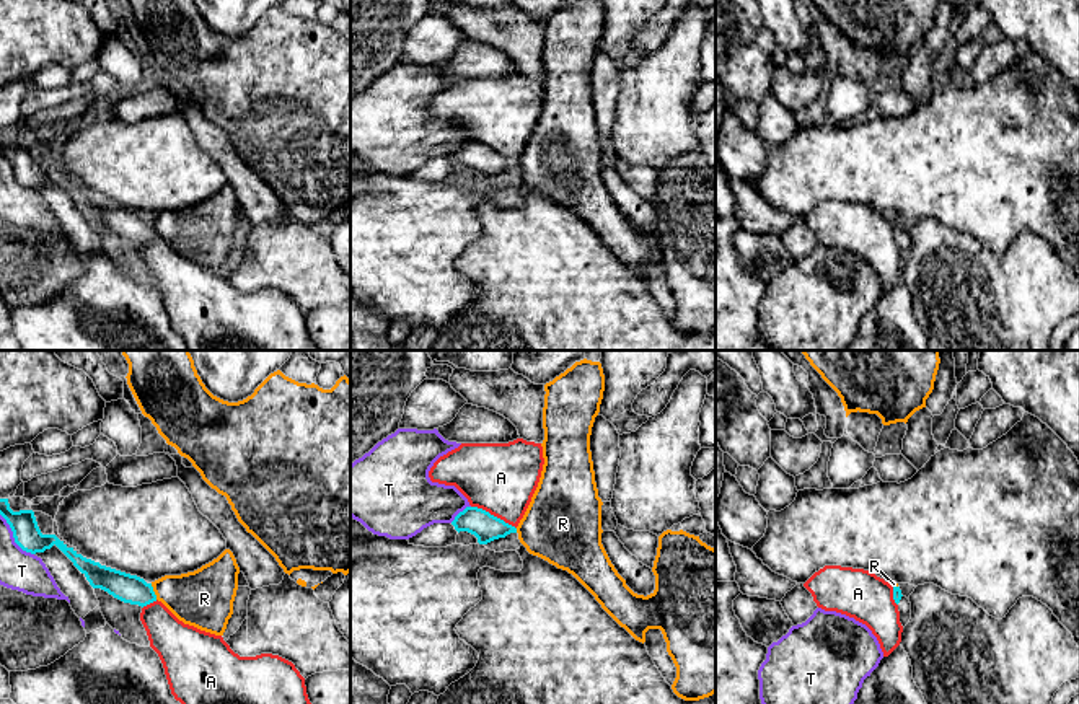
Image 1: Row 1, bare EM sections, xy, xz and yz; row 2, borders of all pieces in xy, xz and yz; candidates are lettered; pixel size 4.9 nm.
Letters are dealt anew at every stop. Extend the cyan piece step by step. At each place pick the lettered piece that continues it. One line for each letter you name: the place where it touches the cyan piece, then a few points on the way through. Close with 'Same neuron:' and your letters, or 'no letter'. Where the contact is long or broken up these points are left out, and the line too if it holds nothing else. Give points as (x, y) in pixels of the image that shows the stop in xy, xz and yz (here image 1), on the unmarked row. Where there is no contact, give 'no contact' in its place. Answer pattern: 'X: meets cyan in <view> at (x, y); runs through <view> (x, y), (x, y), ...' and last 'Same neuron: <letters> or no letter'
Same neuron: no letter

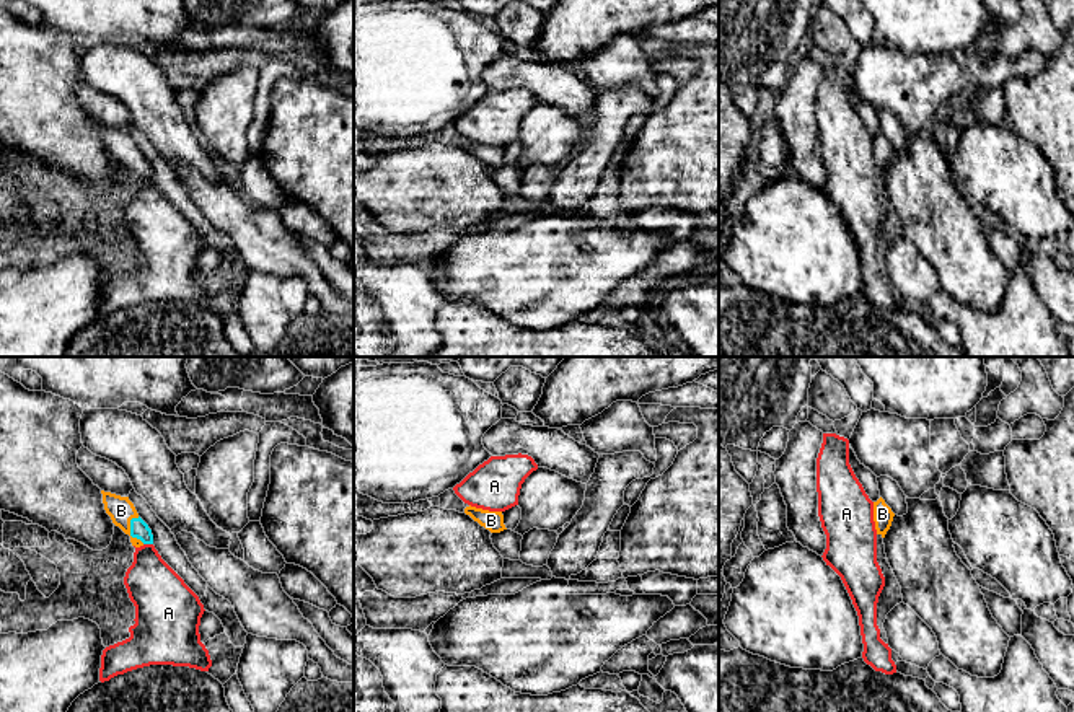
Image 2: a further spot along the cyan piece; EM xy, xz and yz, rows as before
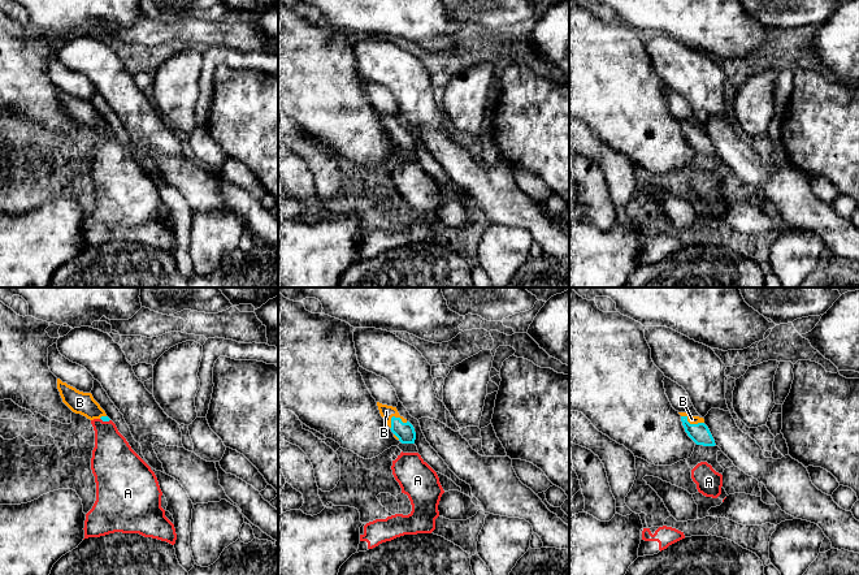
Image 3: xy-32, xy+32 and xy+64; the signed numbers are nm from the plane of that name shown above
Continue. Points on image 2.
B: meets cyan in xy at (131, 168); runs through xy (139, 163), (131, 168), (131, 158), (121, 145)
Same neuron: B

